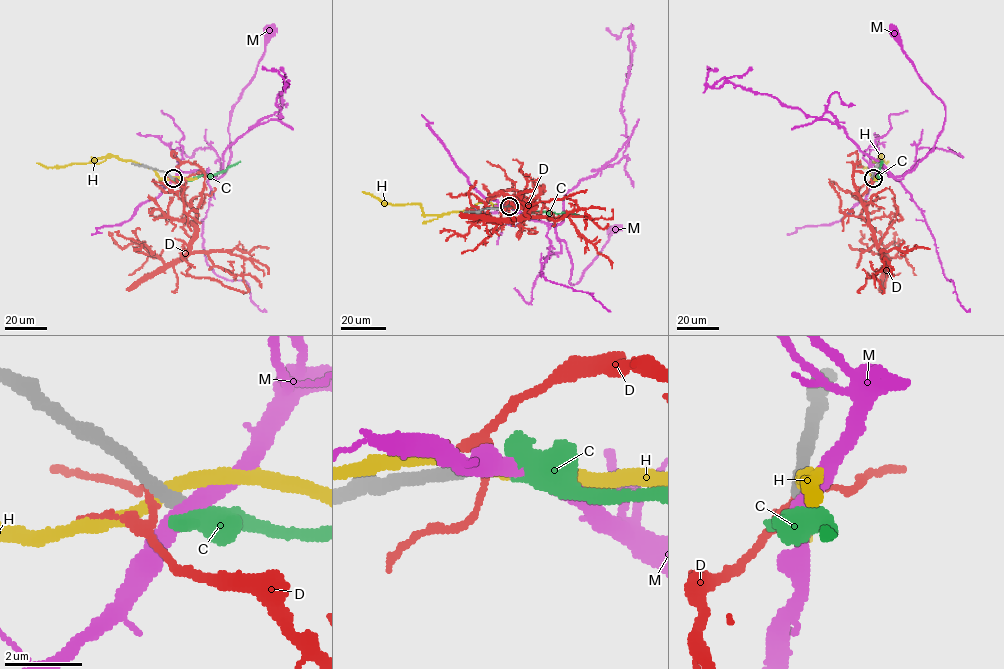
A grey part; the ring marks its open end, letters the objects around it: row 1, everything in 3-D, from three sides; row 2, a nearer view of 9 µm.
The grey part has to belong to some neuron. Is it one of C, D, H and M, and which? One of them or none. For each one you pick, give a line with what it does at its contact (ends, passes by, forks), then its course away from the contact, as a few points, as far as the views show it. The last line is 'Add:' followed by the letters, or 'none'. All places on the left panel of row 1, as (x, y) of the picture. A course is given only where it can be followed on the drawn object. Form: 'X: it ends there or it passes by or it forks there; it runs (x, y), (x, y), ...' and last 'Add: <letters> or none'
C: it passes by; it runs (173, 178), (191, 181), (224, 172), (240, 161)
Add: C

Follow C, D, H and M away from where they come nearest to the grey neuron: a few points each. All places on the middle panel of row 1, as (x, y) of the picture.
C: (509, 207), (582, 216)
D: (508, 206), (518, 200), (520, 193), (533, 201), (516, 219), (479, 220), (465, 235), (440, 232)
H: (508, 206), (480, 202), (467, 209), (425, 215), (420, 204), (386, 204), (362, 191)
M: (509, 206), (528, 218), (552, 225), (557, 236), (566, 243), (573, 285), (579, 281), (613, 231)

